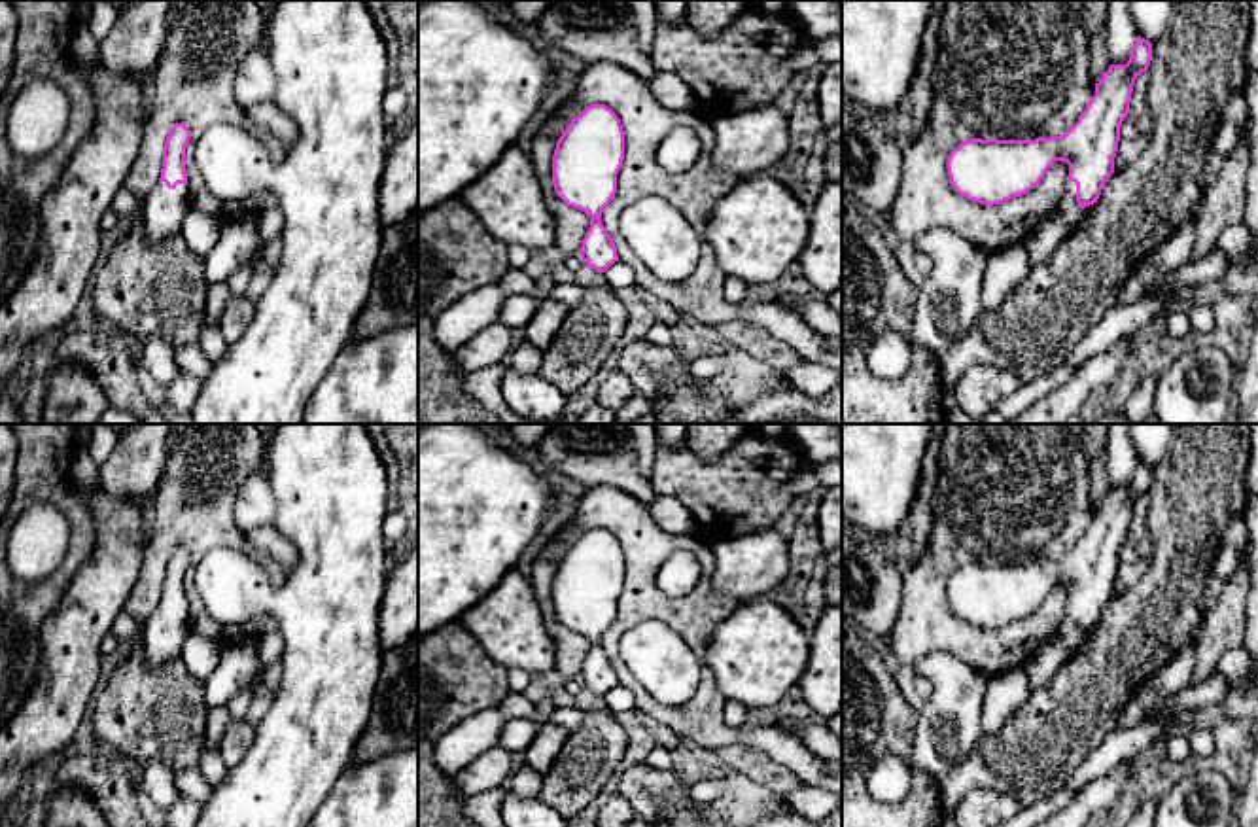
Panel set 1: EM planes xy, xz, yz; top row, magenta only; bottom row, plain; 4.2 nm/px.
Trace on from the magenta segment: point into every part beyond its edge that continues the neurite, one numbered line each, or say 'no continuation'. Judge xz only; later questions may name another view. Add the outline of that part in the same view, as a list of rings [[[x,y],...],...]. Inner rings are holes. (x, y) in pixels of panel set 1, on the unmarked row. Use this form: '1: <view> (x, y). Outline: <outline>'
no continuation

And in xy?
1: xy (165, 633). Outline: [[[159,606],[155,615],[146,621],[146,630],[140,640],[146,664],[157,668],[180,657],[187,634],[187,607],[178,607],[174,613],[168,613],[165,606]]]

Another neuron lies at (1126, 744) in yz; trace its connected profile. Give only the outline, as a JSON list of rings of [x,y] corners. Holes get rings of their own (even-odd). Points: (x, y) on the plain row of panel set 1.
[[[1180,713],[1143,721],[1131,729],[1116,729],[1067,780],[1065,787],[1078,793],[1088,783],[1112,772],[1122,761],[1135,761],[1143,749],[1179,727]]]

